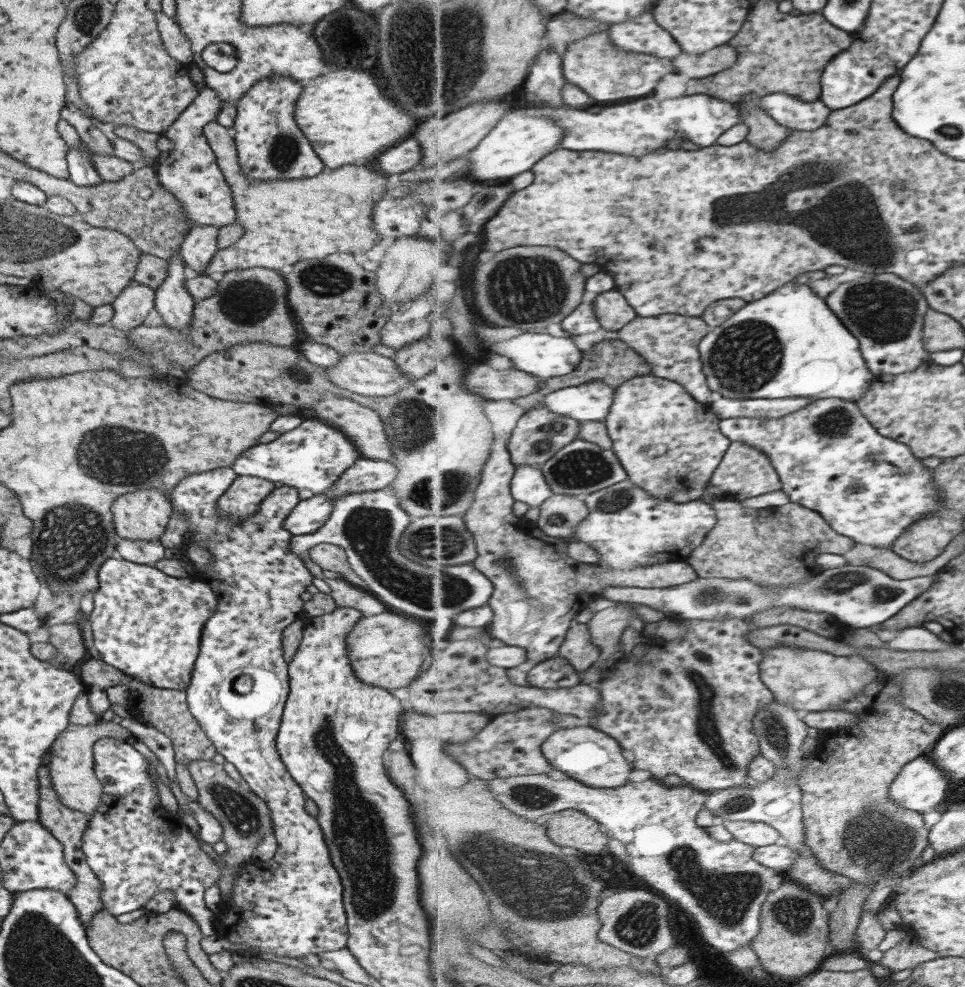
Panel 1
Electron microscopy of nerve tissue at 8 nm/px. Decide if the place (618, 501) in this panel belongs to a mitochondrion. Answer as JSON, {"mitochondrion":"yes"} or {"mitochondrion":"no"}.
{"mitochondrion":"yes"}

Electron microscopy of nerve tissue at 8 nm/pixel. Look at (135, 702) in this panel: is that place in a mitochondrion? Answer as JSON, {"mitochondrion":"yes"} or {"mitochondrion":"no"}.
{"mitochondrion":"no"}

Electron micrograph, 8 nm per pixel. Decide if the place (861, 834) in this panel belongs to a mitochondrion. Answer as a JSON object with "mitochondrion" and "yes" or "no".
{"mitochondrion":"yes"}

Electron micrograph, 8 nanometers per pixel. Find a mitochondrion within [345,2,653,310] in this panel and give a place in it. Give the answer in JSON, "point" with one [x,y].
{"point":[455,42]}

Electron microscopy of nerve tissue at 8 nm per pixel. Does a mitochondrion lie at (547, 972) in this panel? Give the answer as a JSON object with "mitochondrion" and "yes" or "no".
{"mitochondrion":"no"}

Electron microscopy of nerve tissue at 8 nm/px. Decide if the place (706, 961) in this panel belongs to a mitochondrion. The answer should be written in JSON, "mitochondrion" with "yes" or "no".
{"mitochondrion":"no"}

